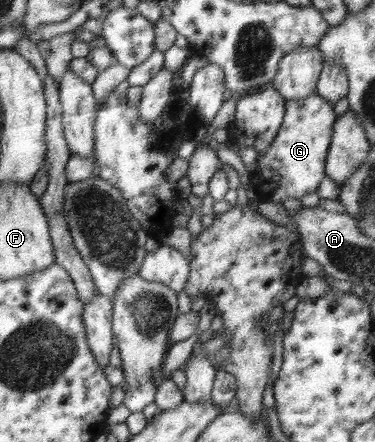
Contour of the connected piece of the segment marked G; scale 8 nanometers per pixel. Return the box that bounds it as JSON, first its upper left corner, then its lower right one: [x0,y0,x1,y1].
[252,94,336,205]

